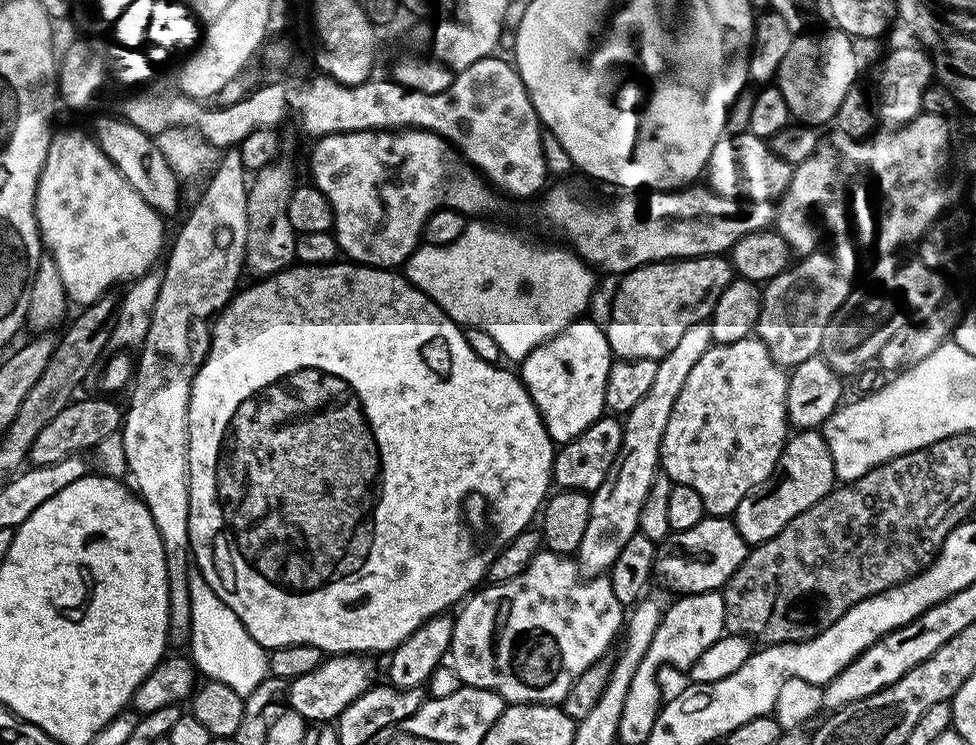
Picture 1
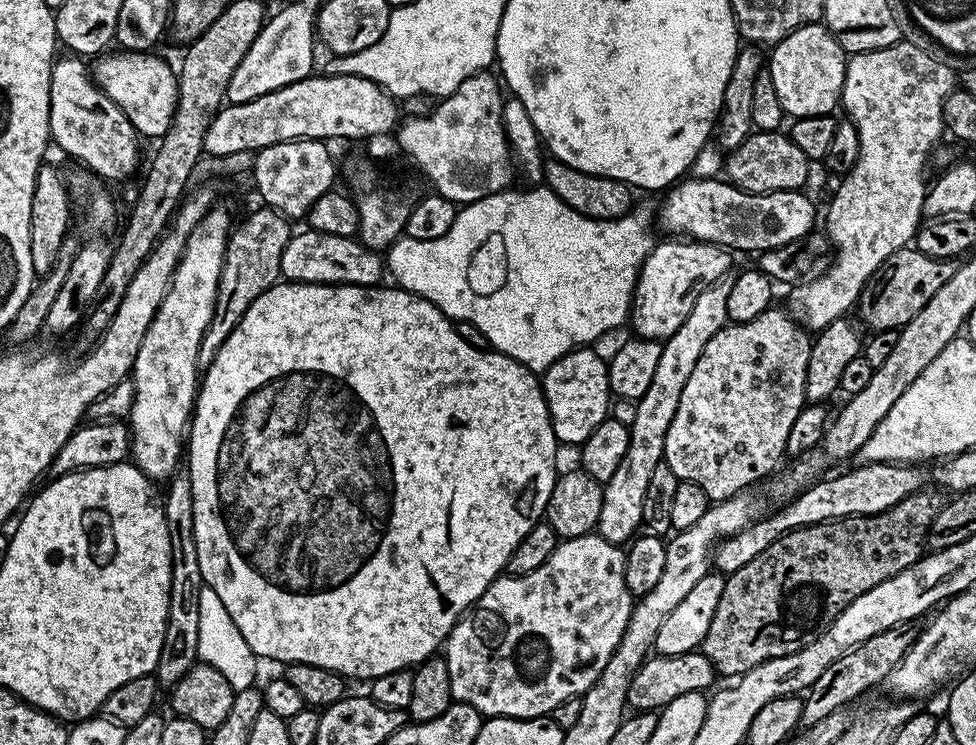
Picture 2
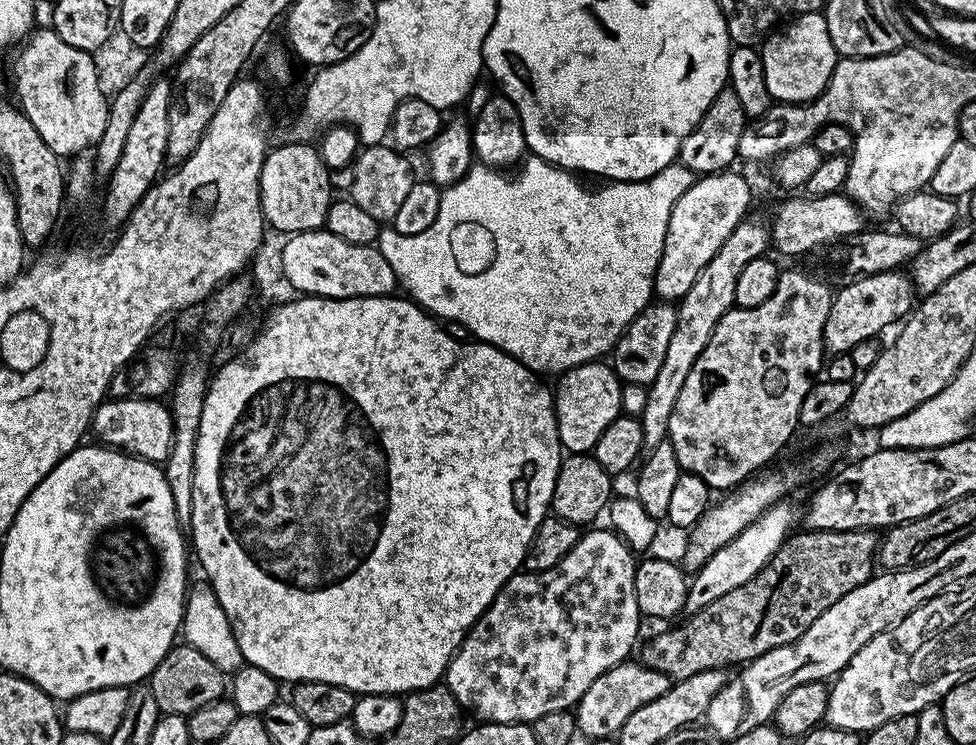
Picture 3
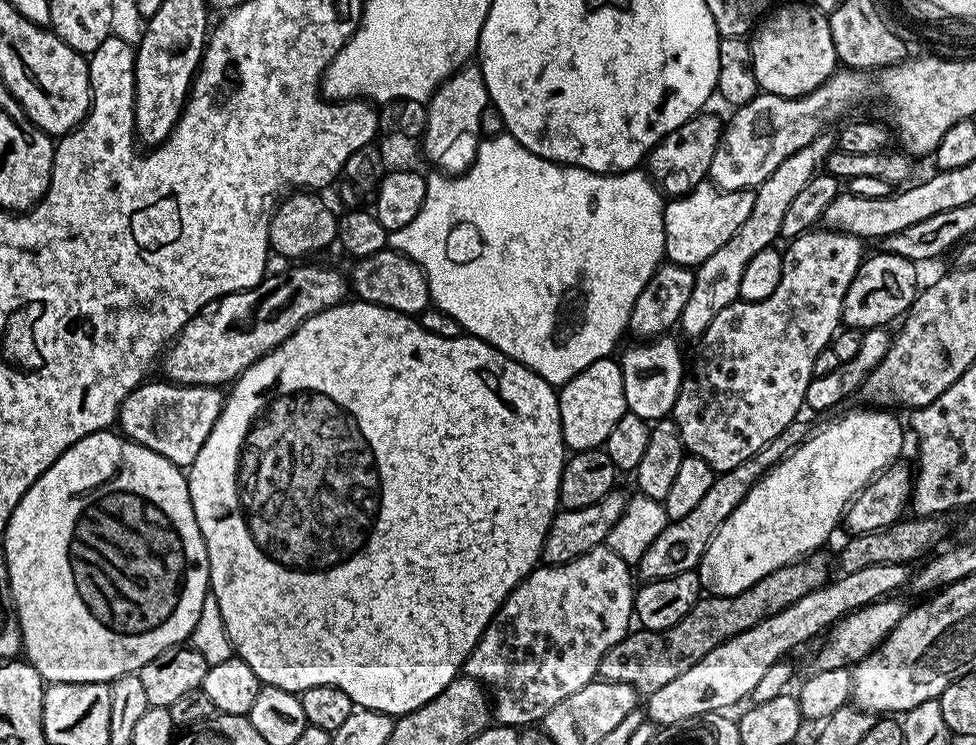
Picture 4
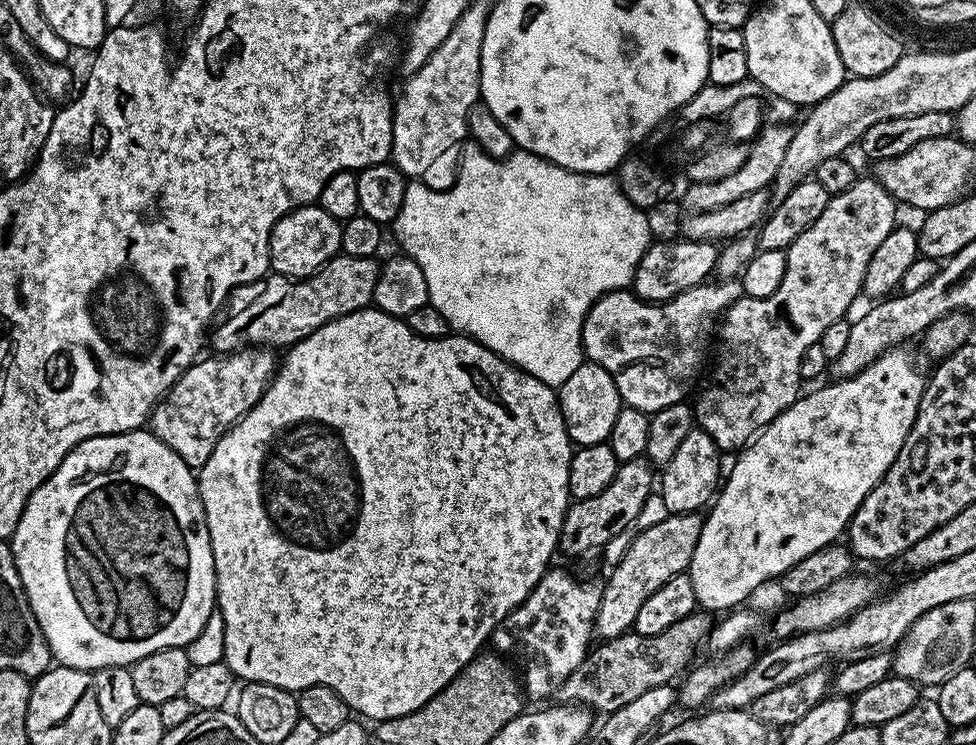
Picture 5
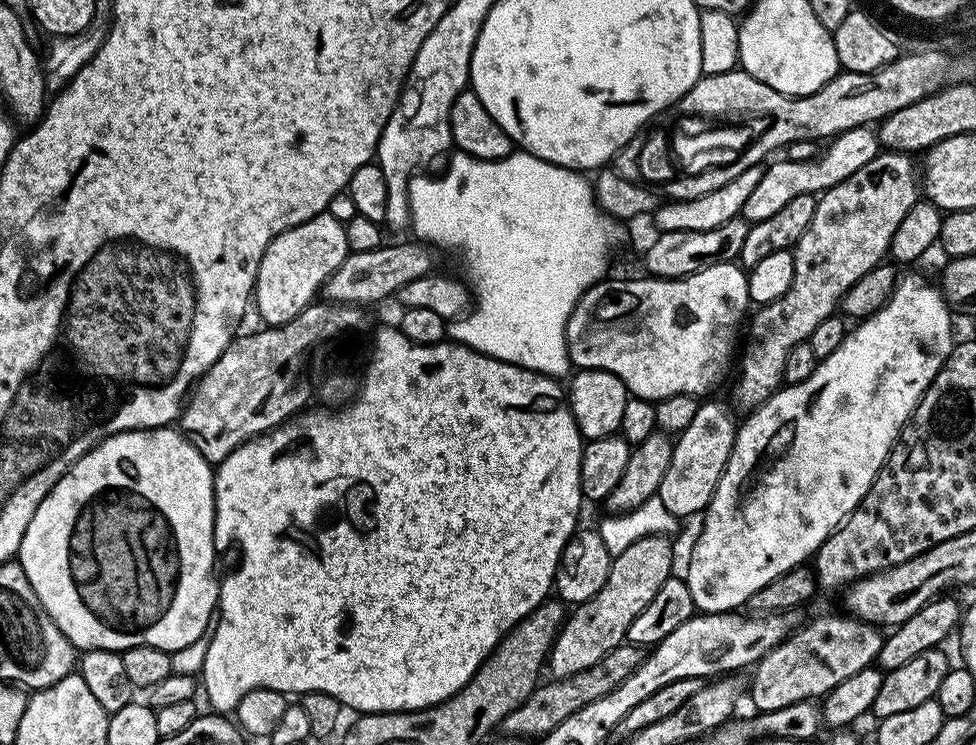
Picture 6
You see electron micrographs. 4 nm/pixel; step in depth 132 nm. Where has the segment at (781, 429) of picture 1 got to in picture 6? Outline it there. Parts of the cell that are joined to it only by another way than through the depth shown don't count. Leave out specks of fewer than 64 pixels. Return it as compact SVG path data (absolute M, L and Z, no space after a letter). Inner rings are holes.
M881 151L862 170L854 170L850 178L838 182L838 186L825 188L822 195L816 201L814 210L814 222L802 234L802 238L796 243L792 252L794 258L794 282L782 298L763 305L756 317L751 317L746 328L748 341L743 341L744 357L740 360L740 373L736 376L736 385L732 388L731 403L737 409L755 410L778 391L784 384L784 367L786 366L786 354L794 350L796 344L803 344L814 334L814 326L826 318L830 318L841 307L846 290L862 278L877 264L881 263L889 255L894 230L898 230L902 218L906 218L909 210L916 205L922 196L922 184L918 179L918 168L912 165L913 157L906 152Z

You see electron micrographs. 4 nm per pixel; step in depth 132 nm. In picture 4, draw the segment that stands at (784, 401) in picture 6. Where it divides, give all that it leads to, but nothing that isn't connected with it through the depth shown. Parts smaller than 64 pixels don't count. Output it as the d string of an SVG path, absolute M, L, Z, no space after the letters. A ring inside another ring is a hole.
M860 406L857 412L848 412L845 416L840 416L837 420L832 420L829 424L824 424L820 429L813 431L811 435L803 440L803 442L795 448L795 450L775 464L770 471L765 472L759 480L753 484L751 490L746 494L746 498L742 498L742 502L730 514L730 518L726 518L726 522L722 522L719 530L712 535L710 546L706 550L706 554L700 560L699 574L700 587L705 593L714 596L737 596L742 594L742 590L746 590L750 586L754 586L762 578L769 576L774 570L778 570L782 566L791 564L817 550L823 549L824 543L828 540L828 535L835 530L836 524L841 523L842 517L845 515L846 509L852 500L860 491L869 484L879 472L897 463L901 459L900 451L904 448L904 428L900 425L900 420L895 411L892 410L877 410L871 406Z

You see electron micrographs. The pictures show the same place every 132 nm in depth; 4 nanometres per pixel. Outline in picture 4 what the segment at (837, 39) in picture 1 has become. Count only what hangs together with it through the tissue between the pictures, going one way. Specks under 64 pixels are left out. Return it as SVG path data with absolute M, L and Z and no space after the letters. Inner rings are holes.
M808 2L788 4L785 8L780 6L767 13L759 21L750 43L754 74L760 83L761 93L804 96L814 91L819 84L825 84L838 68L828 16Z

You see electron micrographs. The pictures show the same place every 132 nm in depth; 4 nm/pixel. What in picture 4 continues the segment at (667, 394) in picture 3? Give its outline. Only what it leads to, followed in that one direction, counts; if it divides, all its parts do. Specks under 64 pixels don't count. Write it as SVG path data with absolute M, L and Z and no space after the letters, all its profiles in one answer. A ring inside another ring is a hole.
M828 134L820 135L808 146L786 158L774 174L770 174L770 178L766 178L759 188L755 189L756 197L754 206L750 209L750 218L746 218L746 222L738 226L734 238L730 238L726 246L714 250L714 254L710 254L710 258L706 258L706 262L702 262L695 269L694 291L686 302L686 310L682 310L680 315L679 331L684 331L688 336L696 336L695 338L703 337L710 322L714 322L714 318L722 314L726 306L735 304L740 299L742 273L745 272L747 264L752 261L754 254L773 247L781 239L782 218L790 207L790 201L798 198L802 186L806 186L806 182L810 182L810 178L821 171L822 165L833 150L833 137Z

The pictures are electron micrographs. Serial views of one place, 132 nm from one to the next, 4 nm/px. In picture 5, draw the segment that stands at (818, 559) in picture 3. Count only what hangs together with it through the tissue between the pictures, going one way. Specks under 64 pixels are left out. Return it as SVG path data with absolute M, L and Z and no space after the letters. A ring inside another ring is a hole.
M697 610L682 618L682 622L666 626L662 634L643 636L629 630L612 640L597 643L589 651L588 657L580 663L578 670L574 670L574 674L570 674L566 682L562 682L555 699L561 704L580 705L598 714L618 710L626 706L626 702L634 702L634 698L639 698L645 690L650 690L653 686L672 684L689 667L688 659L692 656L692 647L707 637L712 631L713 623L711 615Z

